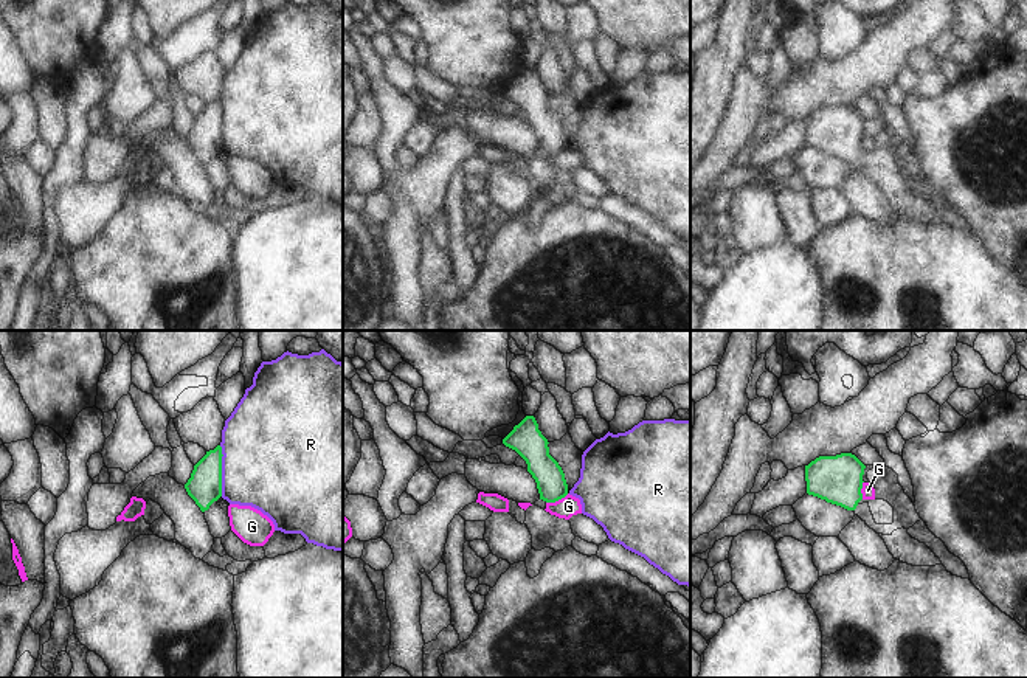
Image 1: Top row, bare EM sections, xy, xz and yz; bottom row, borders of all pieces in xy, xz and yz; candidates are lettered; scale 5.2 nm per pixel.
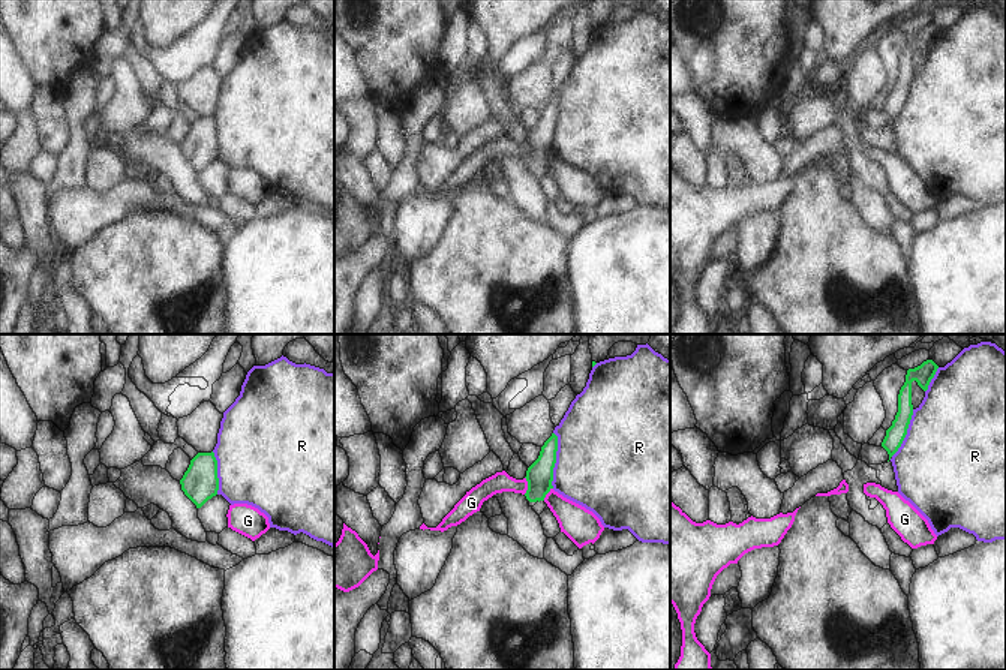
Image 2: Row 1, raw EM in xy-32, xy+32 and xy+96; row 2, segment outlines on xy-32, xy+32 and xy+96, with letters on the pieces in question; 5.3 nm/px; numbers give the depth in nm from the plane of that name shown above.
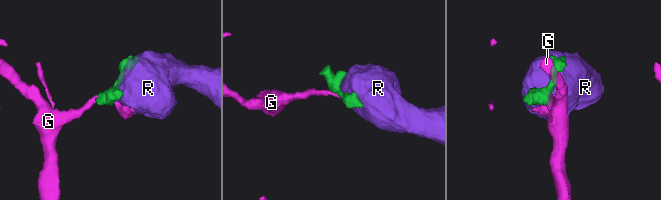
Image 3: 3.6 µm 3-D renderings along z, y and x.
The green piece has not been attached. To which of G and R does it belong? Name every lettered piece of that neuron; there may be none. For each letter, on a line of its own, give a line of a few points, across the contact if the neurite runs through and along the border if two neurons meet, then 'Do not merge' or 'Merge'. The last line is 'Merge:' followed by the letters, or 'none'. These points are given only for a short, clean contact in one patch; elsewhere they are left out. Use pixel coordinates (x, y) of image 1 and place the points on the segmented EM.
G: Line: xz (568, 494), (546, 503). Do not merge
R: Do not merge
Merge: none

